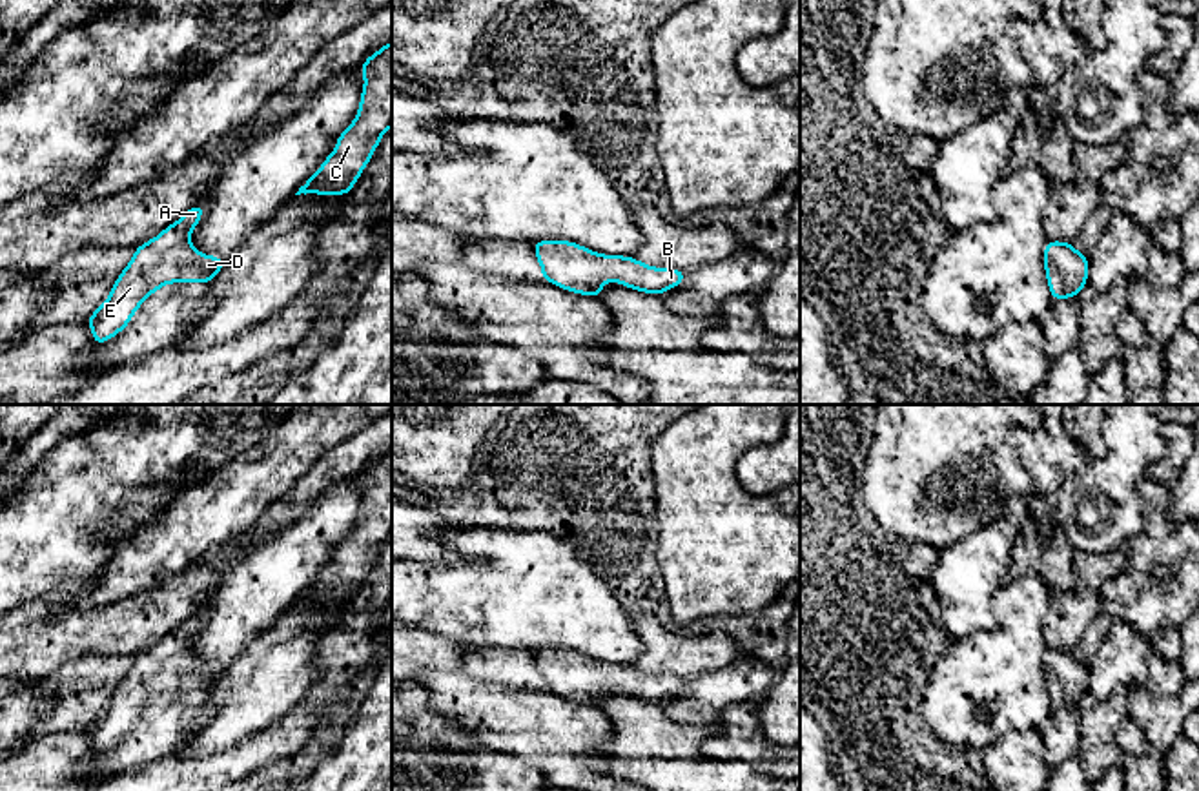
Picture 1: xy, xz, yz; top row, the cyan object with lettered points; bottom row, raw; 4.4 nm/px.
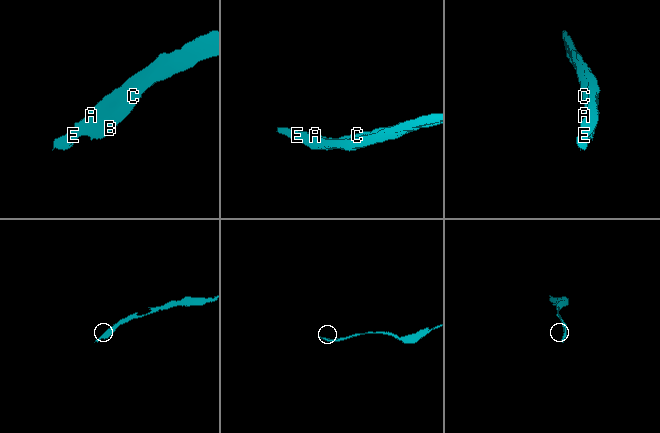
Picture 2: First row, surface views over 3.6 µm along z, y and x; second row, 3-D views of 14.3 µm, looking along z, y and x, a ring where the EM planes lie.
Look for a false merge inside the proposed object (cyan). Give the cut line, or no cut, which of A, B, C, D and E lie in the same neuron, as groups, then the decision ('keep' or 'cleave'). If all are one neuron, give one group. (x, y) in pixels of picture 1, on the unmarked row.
no cut | A B C D E | keep

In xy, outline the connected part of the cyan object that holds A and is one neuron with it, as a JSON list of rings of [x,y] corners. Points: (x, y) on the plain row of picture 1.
[[[191,614],[179,629],[157,645],[135,656],[128,674],[111,694],[109,705],[87,725],[93,751],[102,753],[118,744],[140,713],[166,693],[202,691],[204,694],[226,674],[226,667],[200,662],[190,643],[204,614]]]

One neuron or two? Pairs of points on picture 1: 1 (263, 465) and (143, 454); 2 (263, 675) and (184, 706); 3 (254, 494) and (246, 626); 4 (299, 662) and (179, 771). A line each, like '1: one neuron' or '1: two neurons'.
1: two neurons
2: two neurons
3: two neurons
4: two neurons

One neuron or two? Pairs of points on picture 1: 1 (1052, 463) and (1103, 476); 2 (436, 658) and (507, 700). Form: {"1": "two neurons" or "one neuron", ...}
{"1": "two neurons", "2": "two neurons"}

